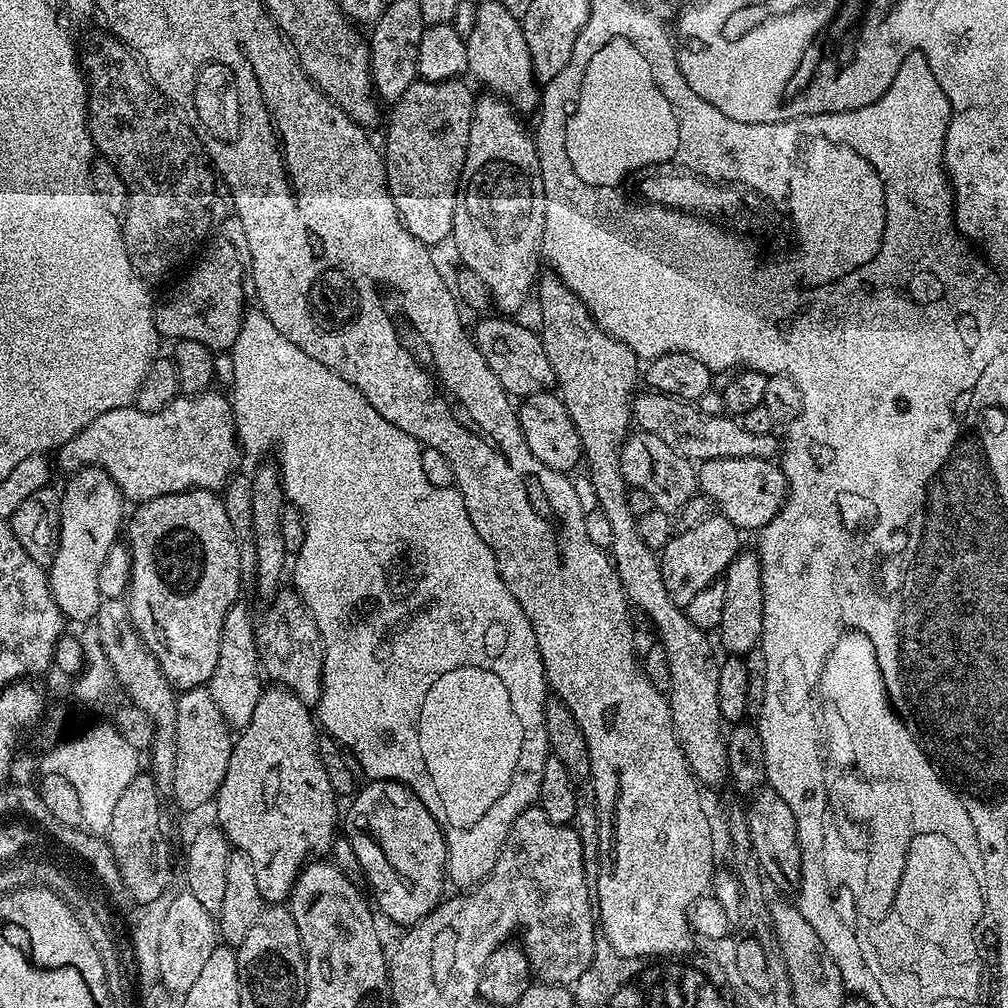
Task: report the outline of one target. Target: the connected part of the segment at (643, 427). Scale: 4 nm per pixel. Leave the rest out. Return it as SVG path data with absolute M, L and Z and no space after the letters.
M640 390L632 398L632 418L635 427L641 432L652 432L670 450L678 450L682 458L693 462L703 462L714 458L762 458L771 460L781 451L782 444L775 440L772 432L766 434L750 434L739 419L725 414L702 414L702 410L686 400L679 400L661 392Z

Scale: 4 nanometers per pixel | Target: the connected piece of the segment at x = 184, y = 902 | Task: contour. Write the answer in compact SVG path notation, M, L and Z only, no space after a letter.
M187 890L176 892L170 902L170 910L167 911L166 919L163 921L163 927L159 936L159 969L161 970L160 983L168 988L173 994L183 994L190 990L190 986L194 986L194 982L199 978L201 971L206 967L206 962L210 958L210 954L214 954L214 950L218 947L218 920L213 913L206 910L206 906L202 906L202 902L198 902L198 898L194 898L194 894L190 894Z

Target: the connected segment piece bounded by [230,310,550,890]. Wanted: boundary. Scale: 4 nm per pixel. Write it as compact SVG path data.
M245 311L238 338L230 349L231 356L230 399L236 439L241 449L252 456L264 456L272 444L276 444L284 499L303 517L305 541L294 556L296 565L291 565L290 578L292 574L291 587L308 607L324 643L324 689L318 705L319 727L337 744L356 755L369 781L397 780L420 799L422 806L429 808L444 831L448 851L447 879L460 887L457 889L471 889L484 880L494 868L494 862L498 862L498 854L517 816L537 803L542 786L542 766L546 766L550 755L544 725L546 677L534 630L526 614L522 614L522 606L518 606L514 594L510 594L506 582L502 582L495 554L474 530L474 522L470 522L460 489L455 486L439 488L426 482L420 453L422 445L414 437L406 434L406 430L398 430L394 422L386 422L386 418L382 418L382 414L378 414L378 410L374 410L374 406L370 406L370 402L366 402L362 393L346 382L346 378L334 374L334 370L322 366L322 362L310 358L310 354L298 350L294 342L278 334L274 322L270 322L264 312Z

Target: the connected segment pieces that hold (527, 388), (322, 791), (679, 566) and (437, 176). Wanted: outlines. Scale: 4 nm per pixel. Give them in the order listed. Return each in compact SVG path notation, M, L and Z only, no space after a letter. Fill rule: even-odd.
M488 314L478 320L476 332L474 328L478 350L482 358L486 358L486 366L494 370L498 382L502 382L508 391L509 397L523 398L556 388L554 370L550 366L550 358L546 358L539 331L532 329L531 332L526 325L519 324L516 318L505 318L500 314Z
M268 687L261 691L258 698L258 706L254 706L254 715L250 717L250 722L235 737L232 753L230 754L230 766L226 766L226 778L222 778L222 786L218 790L215 801L217 804L217 825L220 831L224 833L229 845L235 851L246 854L246 858L250 858L250 866L254 866L254 879L258 881L258 894L262 894L262 898L269 905L276 906L281 902L287 901L288 897L291 896L294 882L305 864L309 863L313 858L320 858L325 854L331 853L332 842L338 836L338 812L336 816L338 797L336 791L330 786L330 778L326 778L326 766L322 766L318 743L318 728L314 723L313 713L312 716L308 713L311 712L309 705L303 704L289 688Z
M713 514L702 522L698 522L698 526L677 531L671 537L663 551L659 553L658 559L662 570L662 582L666 582L666 590L675 604L681 606L688 604L690 598L694 598L694 594L698 594L698 590L706 590L706 586L710 586L715 580L723 577L730 562L742 550L740 536L742 536L741 529L734 527L722 514Z
M417 79L416 83L391 105L392 117L388 120L388 137L382 143L384 168L388 189L394 198L394 206L400 215L404 229L424 244L437 246L452 235L454 210L460 195L460 175L466 162L470 142L470 122L474 107L474 95L464 85L463 79L430 82Z

